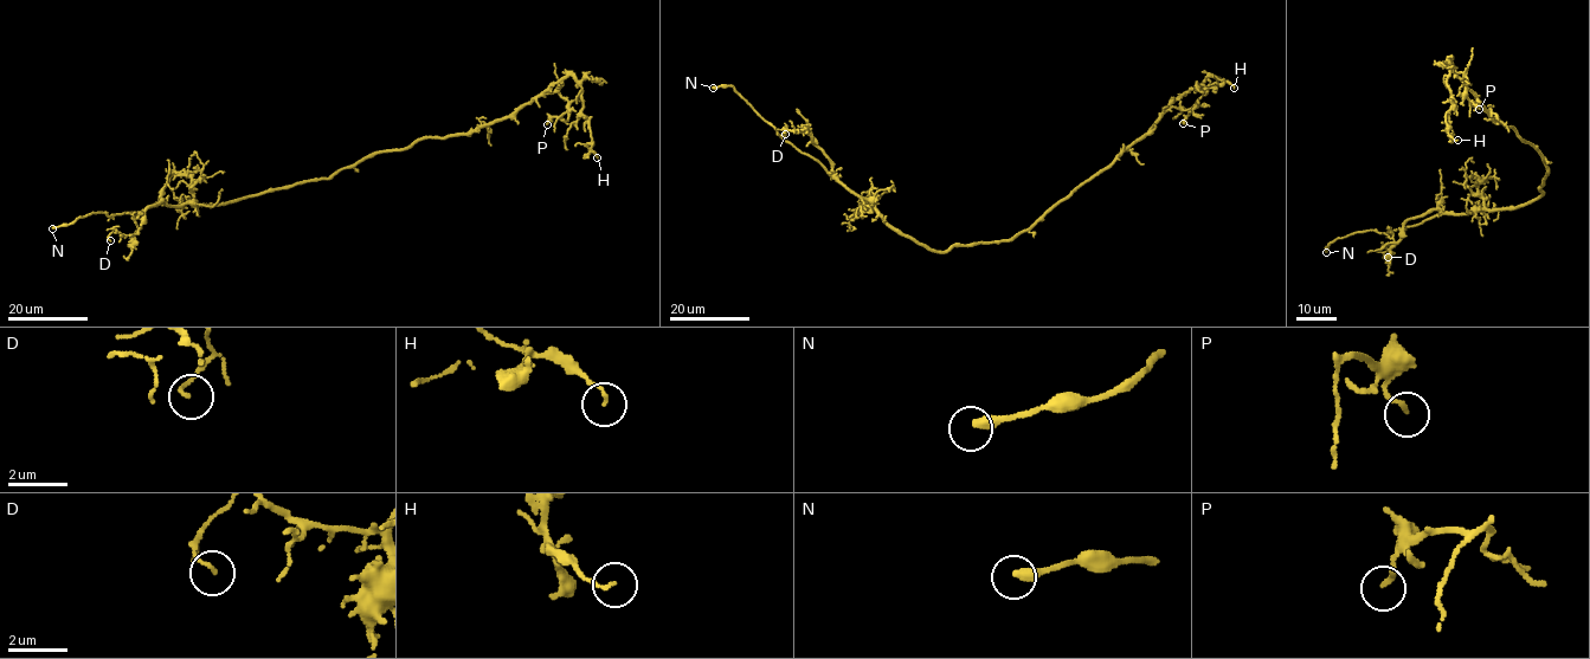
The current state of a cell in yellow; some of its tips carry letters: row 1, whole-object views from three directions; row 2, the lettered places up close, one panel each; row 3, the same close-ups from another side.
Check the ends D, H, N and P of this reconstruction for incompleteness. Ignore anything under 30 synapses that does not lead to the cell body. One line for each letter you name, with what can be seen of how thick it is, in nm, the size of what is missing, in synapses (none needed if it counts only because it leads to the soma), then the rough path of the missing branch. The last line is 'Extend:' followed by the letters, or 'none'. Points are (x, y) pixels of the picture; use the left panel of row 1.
N: Thickness 360 nm
Extend: N

